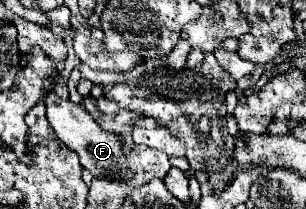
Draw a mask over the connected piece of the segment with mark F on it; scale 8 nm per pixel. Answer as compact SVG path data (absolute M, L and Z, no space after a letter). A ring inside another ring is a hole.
M48 91L44 103L48 123L56 131L58 139L78 153L84 169L88 169L94 177L114 177L120 179L122 183L128 183L132 179L132 171L128 169L128 157L124 153L124 137L120 133L106 131L94 117L90 117L84 111L82 105L76 105L70 99L60 99L54 91Z

